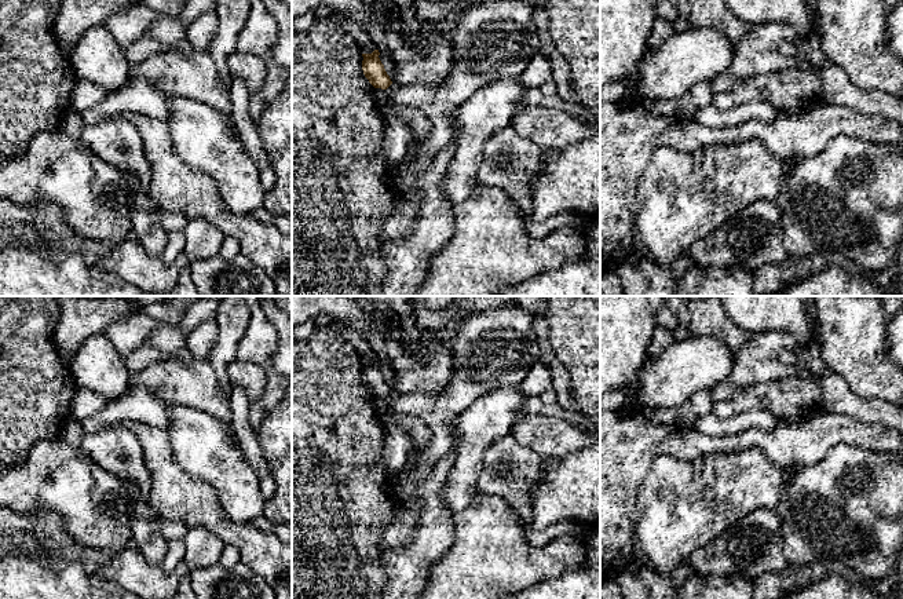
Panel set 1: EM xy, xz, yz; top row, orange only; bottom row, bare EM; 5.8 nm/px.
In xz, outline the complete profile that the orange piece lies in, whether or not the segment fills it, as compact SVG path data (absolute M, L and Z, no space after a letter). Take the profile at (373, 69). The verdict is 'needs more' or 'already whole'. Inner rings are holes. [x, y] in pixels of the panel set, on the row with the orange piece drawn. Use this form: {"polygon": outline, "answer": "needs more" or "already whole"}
{"polygon": "M374 50L372 54L362 54L362 70L365 77L374 88L387 90L392 81L387 74L379 55L379 50Z", "answer": "already whole"}

